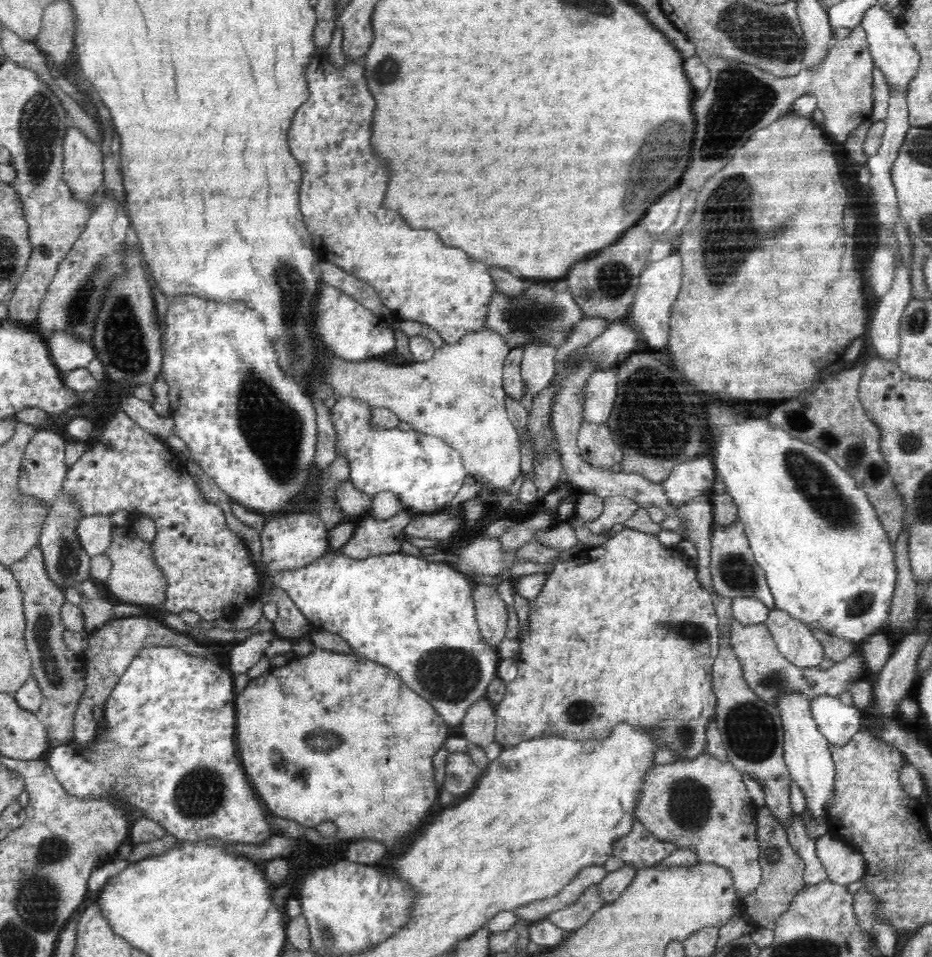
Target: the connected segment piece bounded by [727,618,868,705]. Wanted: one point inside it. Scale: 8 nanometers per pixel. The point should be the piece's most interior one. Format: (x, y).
(768, 672)

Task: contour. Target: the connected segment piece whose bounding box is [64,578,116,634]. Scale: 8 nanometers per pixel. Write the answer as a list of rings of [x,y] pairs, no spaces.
[[[91,578],[70,586],[64,593],[66,601],[81,607],[86,620],[83,630],[88,634],[100,630],[111,621],[116,603],[98,596],[98,588]]]

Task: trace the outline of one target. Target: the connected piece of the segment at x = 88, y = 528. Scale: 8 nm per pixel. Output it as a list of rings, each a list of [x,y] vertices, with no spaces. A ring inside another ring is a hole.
[[[85,516],[82,522],[78,523],[77,539],[82,544],[82,549],[92,558],[109,549],[114,528],[117,526],[112,524],[109,516]]]

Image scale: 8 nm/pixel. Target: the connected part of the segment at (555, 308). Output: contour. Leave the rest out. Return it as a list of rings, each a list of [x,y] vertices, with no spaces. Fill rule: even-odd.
[[[532,284],[524,296],[520,298],[508,298],[506,294],[496,292],[490,298],[488,304],[486,319],[483,320],[483,328],[490,329],[502,340],[506,341],[507,348],[523,349],[520,346],[528,346],[530,344],[544,344],[560,347],[562,340],[568,336],[570,326],[576,324],[578,320],[584,318],[581,308],[575,300],[572,300],[570,292],[562,294],[562,292],[554,292],[546,286],[538,286]]]

